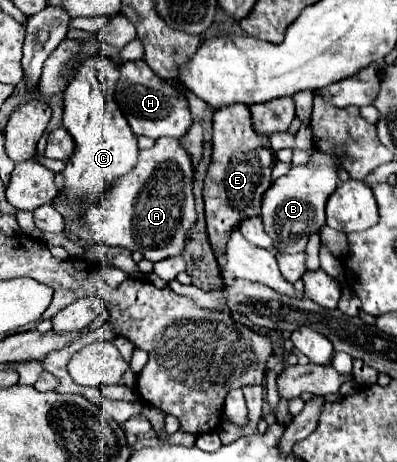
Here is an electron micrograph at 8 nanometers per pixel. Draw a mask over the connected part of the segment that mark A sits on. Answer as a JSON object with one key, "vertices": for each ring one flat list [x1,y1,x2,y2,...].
{"vertices":[[161,138,153,148,139,152,137,166,109,190,101,206,89,206,81,224,73,224,71,206,59,196,53,206,65,218,65,230,85,242,123,246,139,250,151,262,179,256,185,248,185,240,195,226,195,200,193,200,193,166,191,156,173,138]]}

